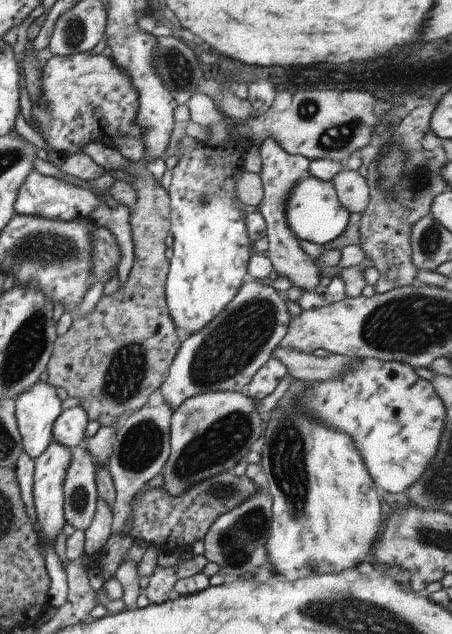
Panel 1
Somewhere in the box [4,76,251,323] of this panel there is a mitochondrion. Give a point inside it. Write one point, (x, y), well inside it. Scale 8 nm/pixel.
(48, 249)

